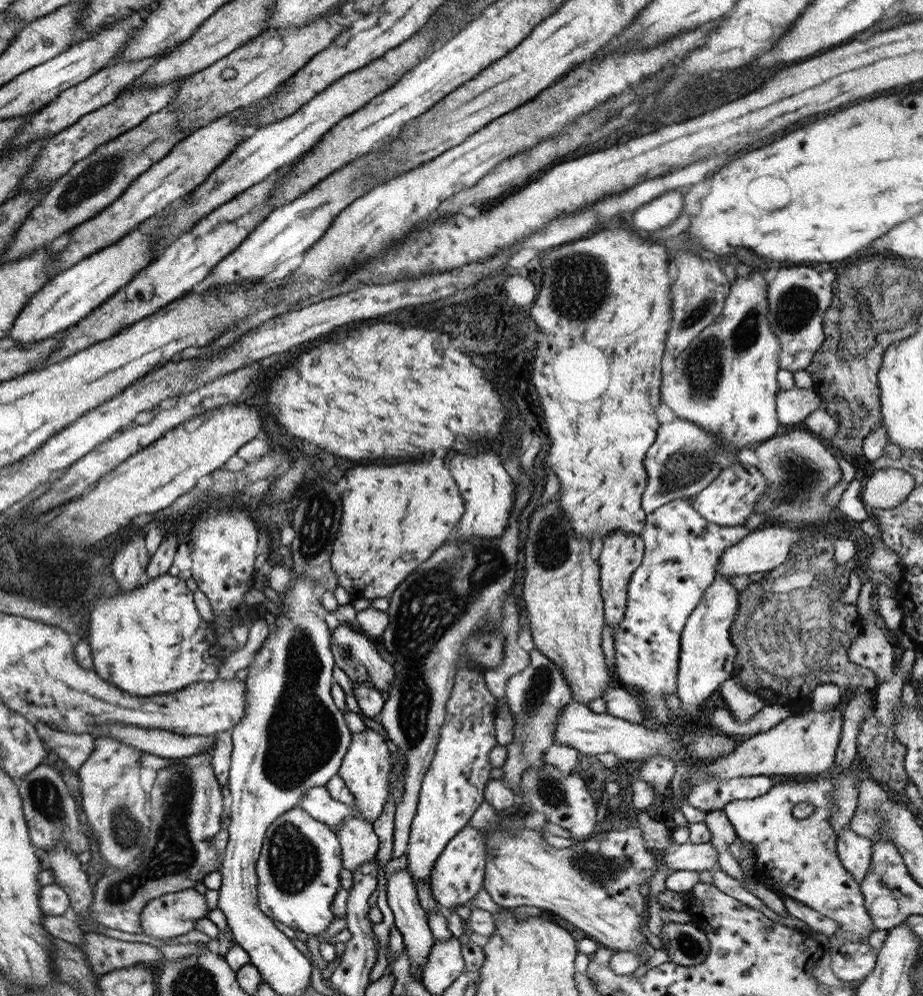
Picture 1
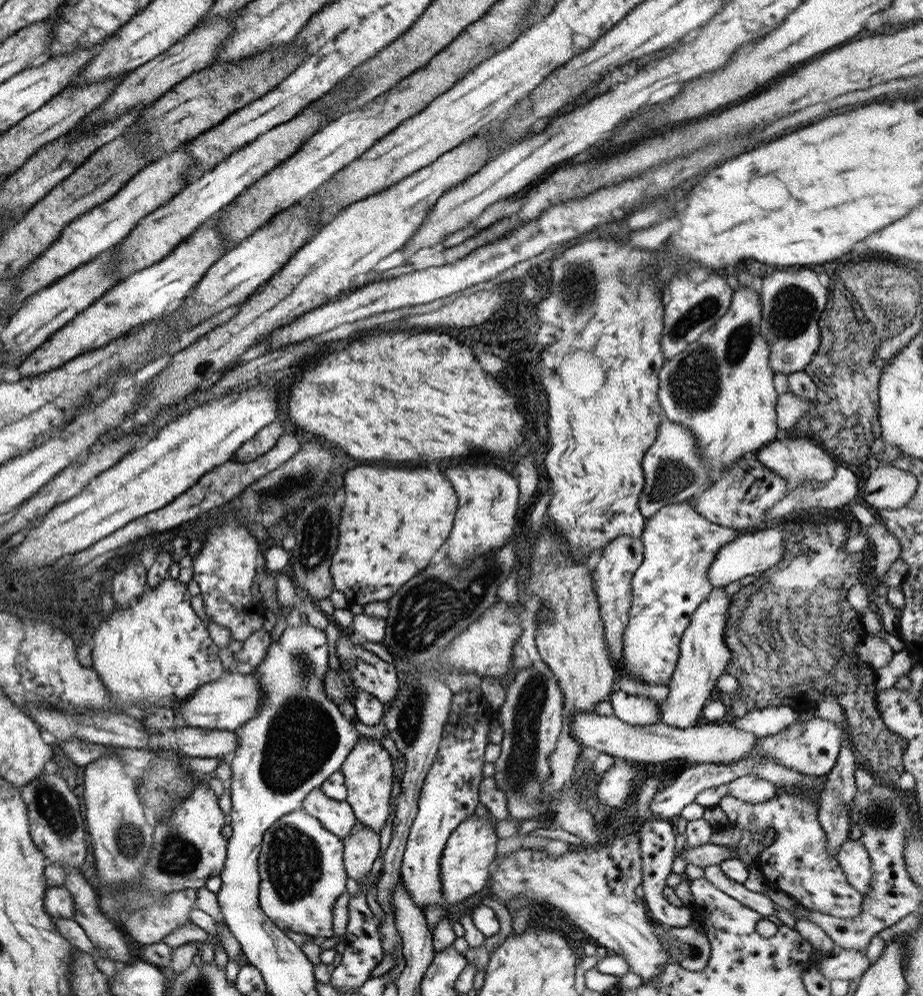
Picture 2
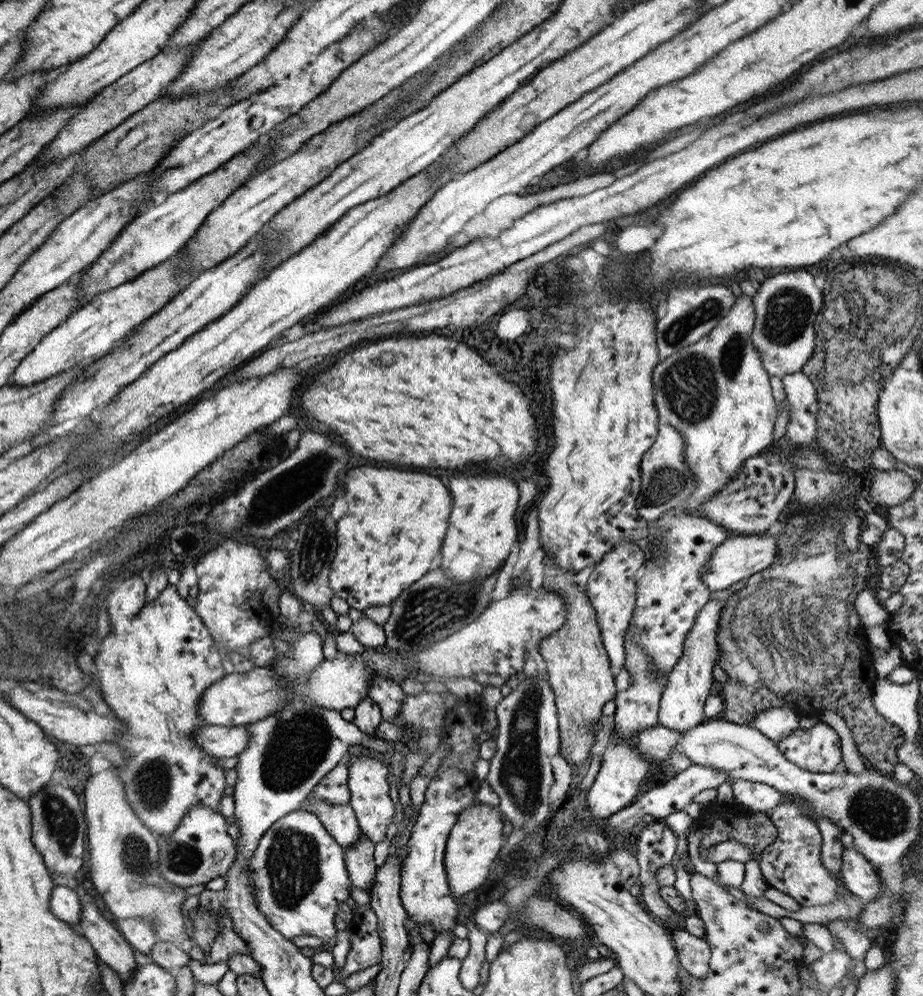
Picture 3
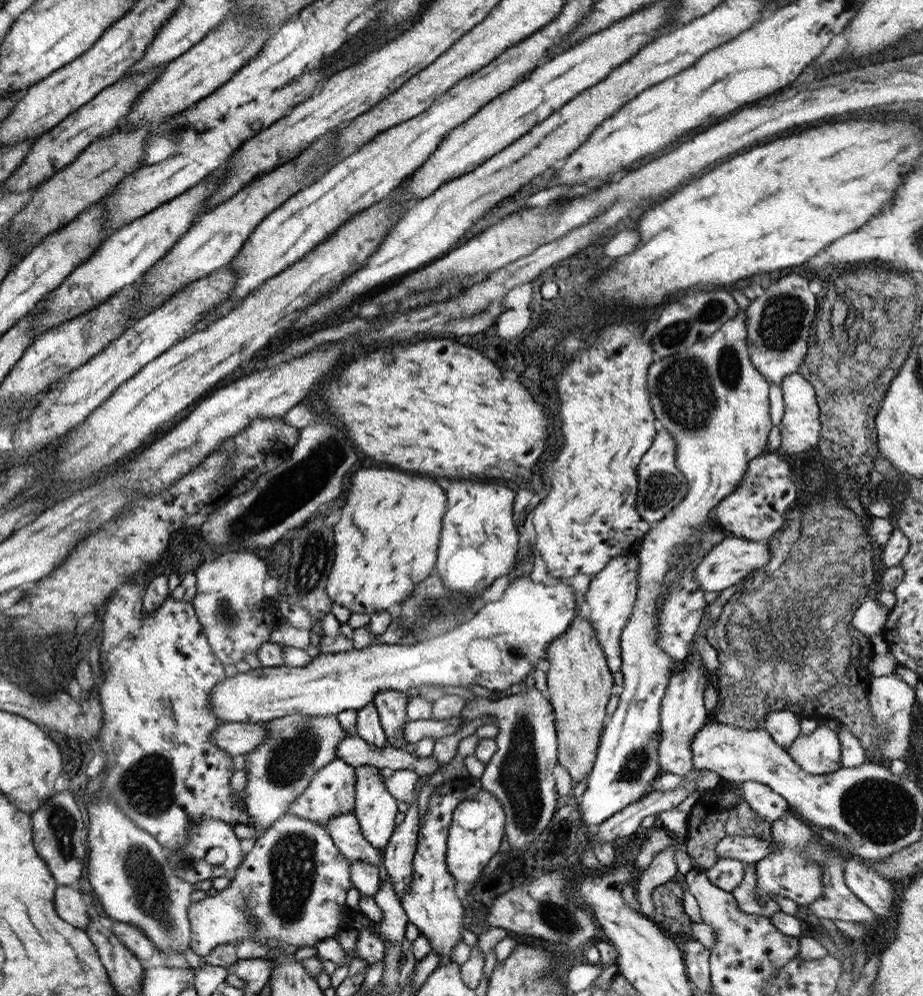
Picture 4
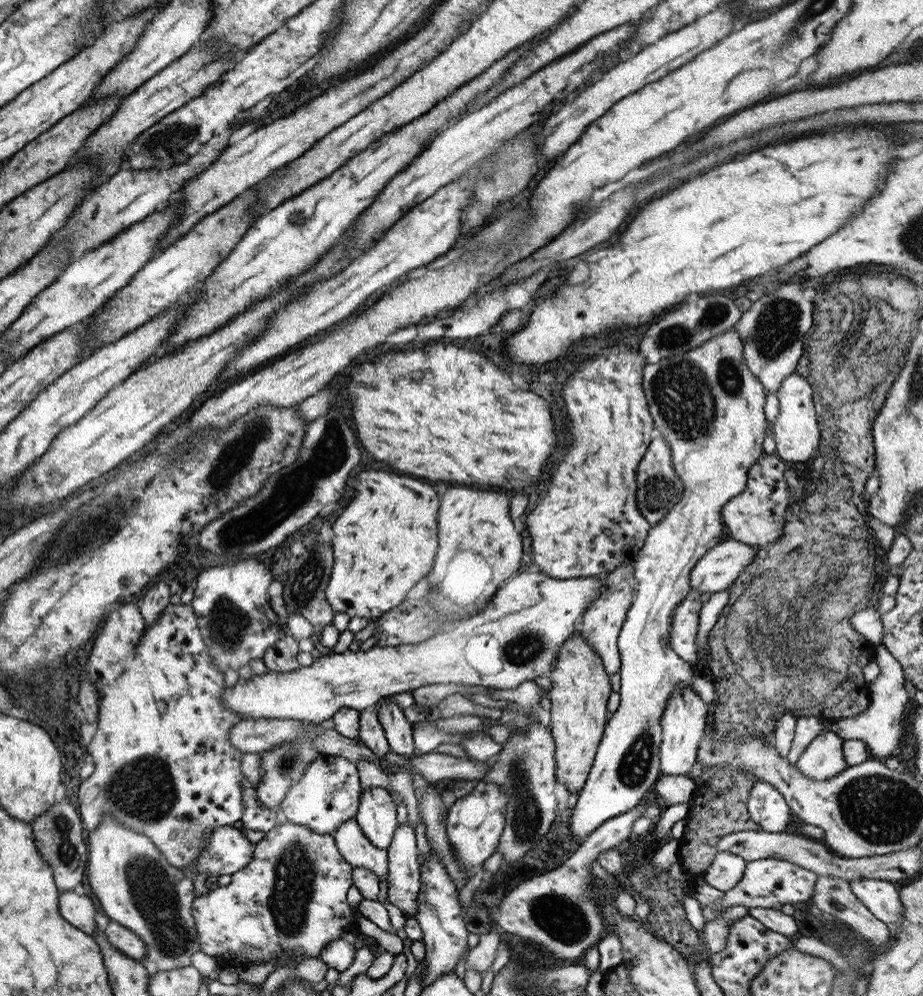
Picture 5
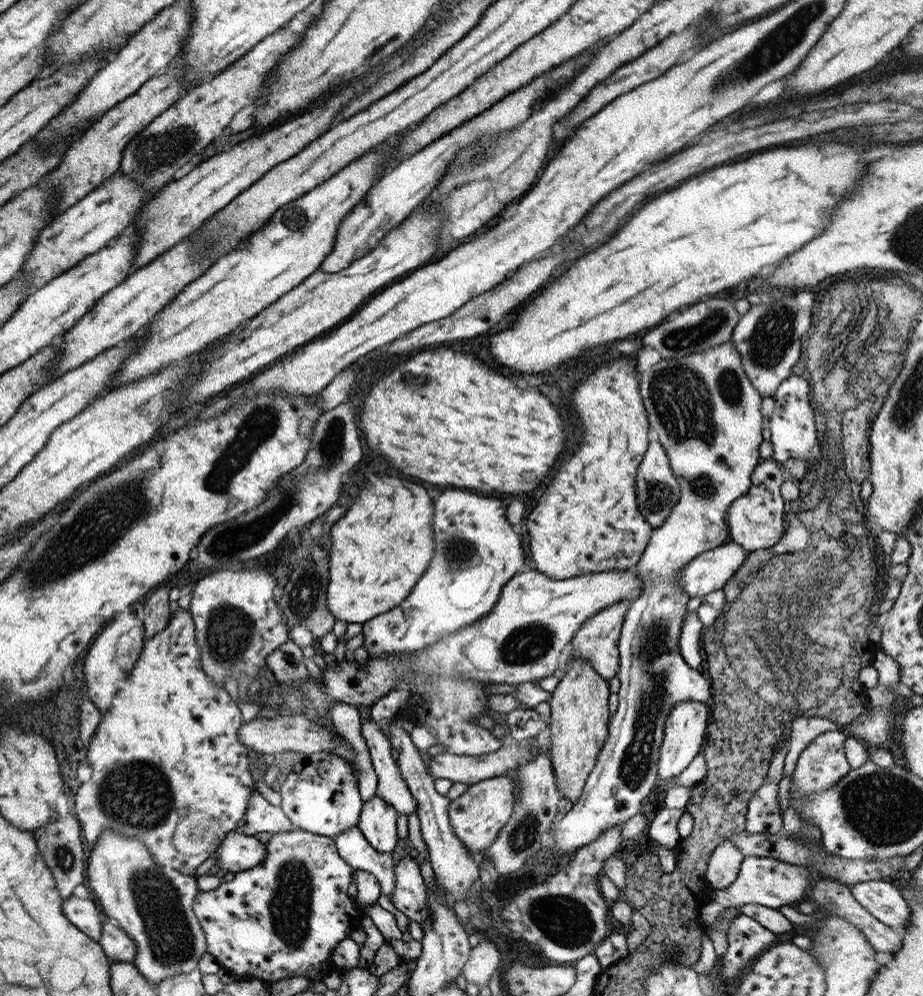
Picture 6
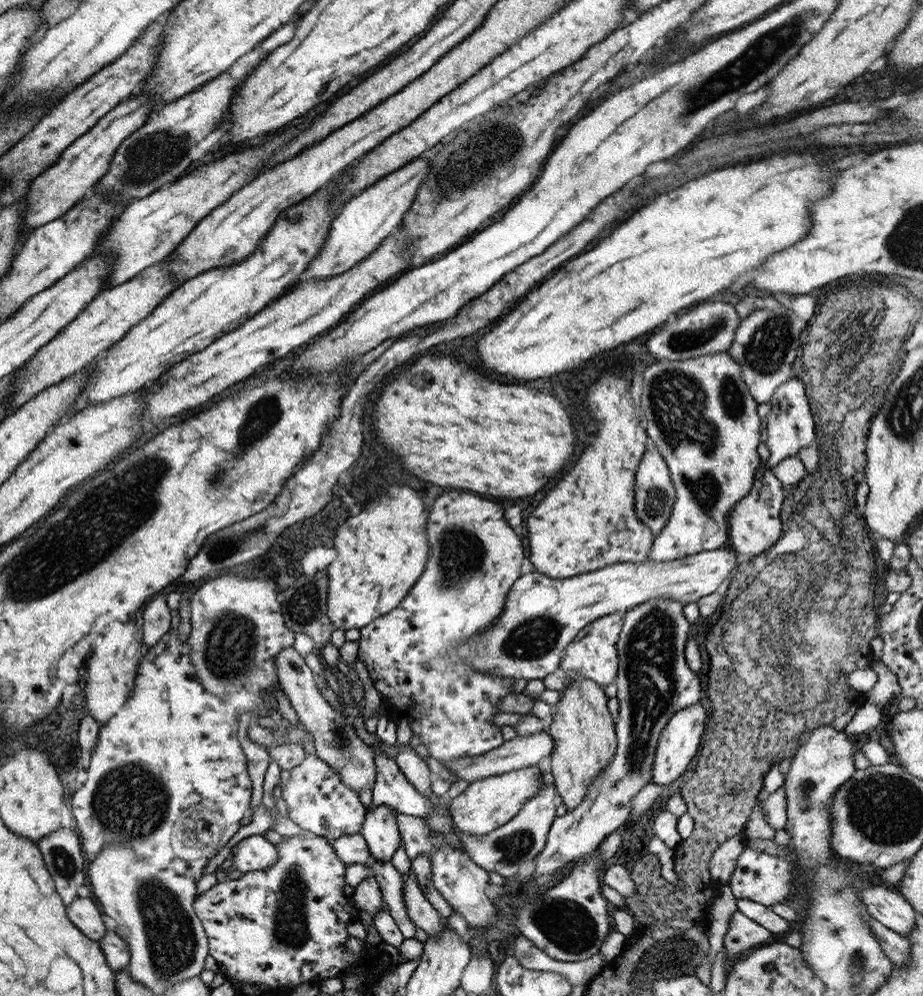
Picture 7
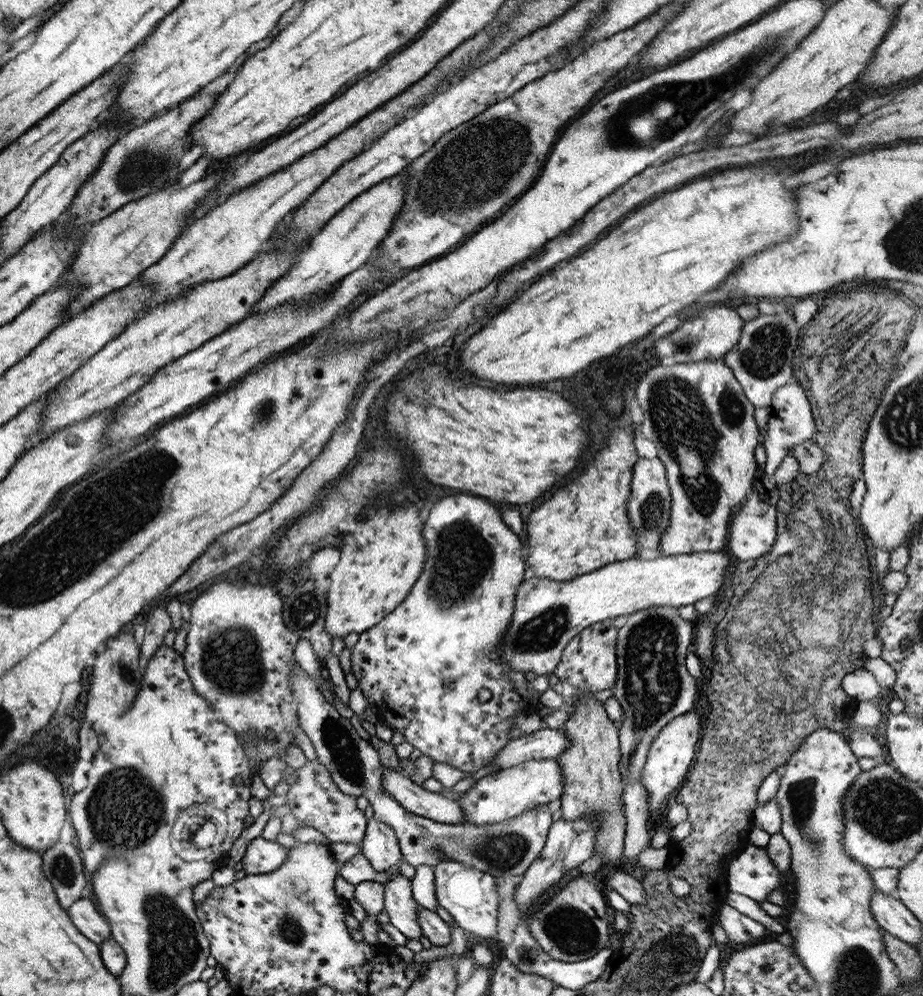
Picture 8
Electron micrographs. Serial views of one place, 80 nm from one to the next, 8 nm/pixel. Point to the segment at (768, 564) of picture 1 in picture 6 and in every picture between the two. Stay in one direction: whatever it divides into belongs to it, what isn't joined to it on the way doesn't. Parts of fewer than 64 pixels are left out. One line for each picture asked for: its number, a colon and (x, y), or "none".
2: (750, 553)
3: (736, 558)
4: (732, 559)
5: (716, 570)
6: (709, 571)

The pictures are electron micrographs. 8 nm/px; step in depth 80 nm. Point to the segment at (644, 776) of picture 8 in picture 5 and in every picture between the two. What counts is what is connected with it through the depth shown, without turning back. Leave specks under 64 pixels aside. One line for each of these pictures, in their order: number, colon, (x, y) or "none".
5: (682, 724)
6: (682, 738)
7: (678, 743)

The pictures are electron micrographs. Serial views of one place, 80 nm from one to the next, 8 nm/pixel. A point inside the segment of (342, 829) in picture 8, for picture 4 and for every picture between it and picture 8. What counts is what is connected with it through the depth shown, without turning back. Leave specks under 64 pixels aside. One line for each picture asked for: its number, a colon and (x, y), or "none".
4: (331, 790)
5: (327, 793)
6: (319, 795)
7: (317, 802)

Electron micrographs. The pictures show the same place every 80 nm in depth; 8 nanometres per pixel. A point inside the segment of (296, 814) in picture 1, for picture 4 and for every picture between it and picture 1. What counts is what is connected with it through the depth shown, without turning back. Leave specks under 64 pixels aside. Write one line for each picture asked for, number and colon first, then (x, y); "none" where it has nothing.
2: (300, 867)
3: (298, 875)
4: (291, 886)

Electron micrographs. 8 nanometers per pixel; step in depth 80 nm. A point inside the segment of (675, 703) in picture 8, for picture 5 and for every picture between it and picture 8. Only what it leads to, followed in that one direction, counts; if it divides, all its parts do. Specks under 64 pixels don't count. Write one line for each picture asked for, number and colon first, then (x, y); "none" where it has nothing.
5: (706, 404)
6: (706, 413)
7: (653, 682)

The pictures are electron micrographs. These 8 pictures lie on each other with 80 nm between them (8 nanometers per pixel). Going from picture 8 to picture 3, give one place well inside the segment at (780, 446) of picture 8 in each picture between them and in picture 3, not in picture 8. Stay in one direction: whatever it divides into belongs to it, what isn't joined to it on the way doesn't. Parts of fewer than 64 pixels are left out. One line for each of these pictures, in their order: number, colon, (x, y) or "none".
3: (800, 393)
4: (799, 426)
5: (795, 429)
6: (793, 434)
7: (790, 426)

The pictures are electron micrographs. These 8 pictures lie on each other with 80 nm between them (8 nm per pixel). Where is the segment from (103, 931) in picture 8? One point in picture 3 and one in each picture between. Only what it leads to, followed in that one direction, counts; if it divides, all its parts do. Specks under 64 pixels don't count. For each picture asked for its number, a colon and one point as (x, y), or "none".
3: (64, 904)
4: (69, 906)
5: (77, 910)
6: (81, 913)
7: (83, 912)

